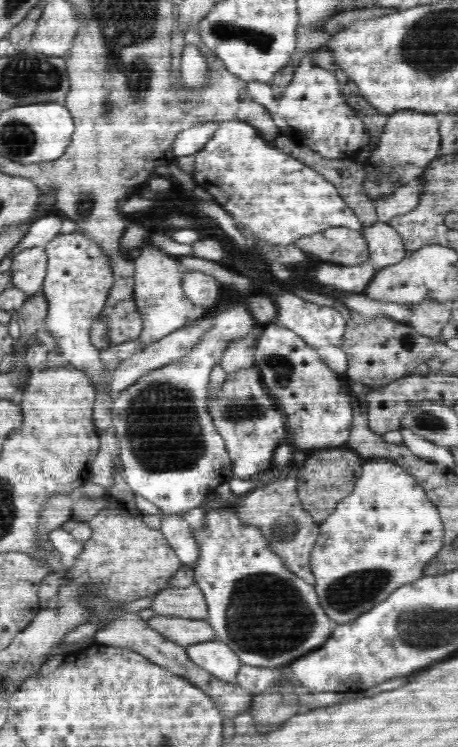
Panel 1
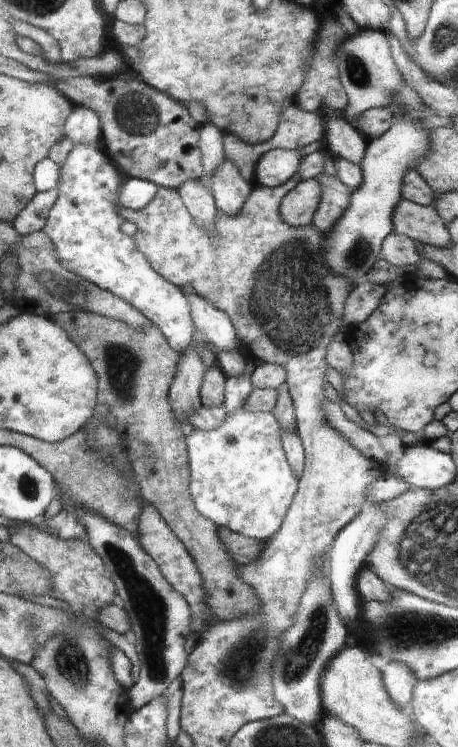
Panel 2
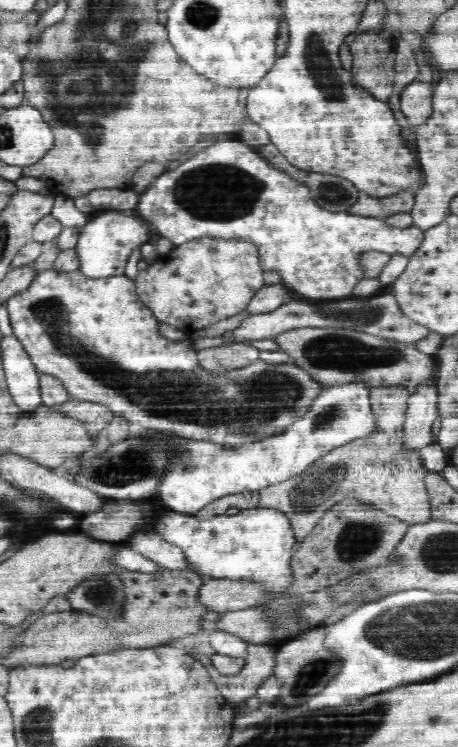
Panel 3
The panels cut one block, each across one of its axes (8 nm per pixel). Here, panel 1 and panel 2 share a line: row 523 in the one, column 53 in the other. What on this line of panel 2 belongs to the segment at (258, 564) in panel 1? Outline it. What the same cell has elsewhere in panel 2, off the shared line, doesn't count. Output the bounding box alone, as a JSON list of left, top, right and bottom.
[42,144,195,354]

